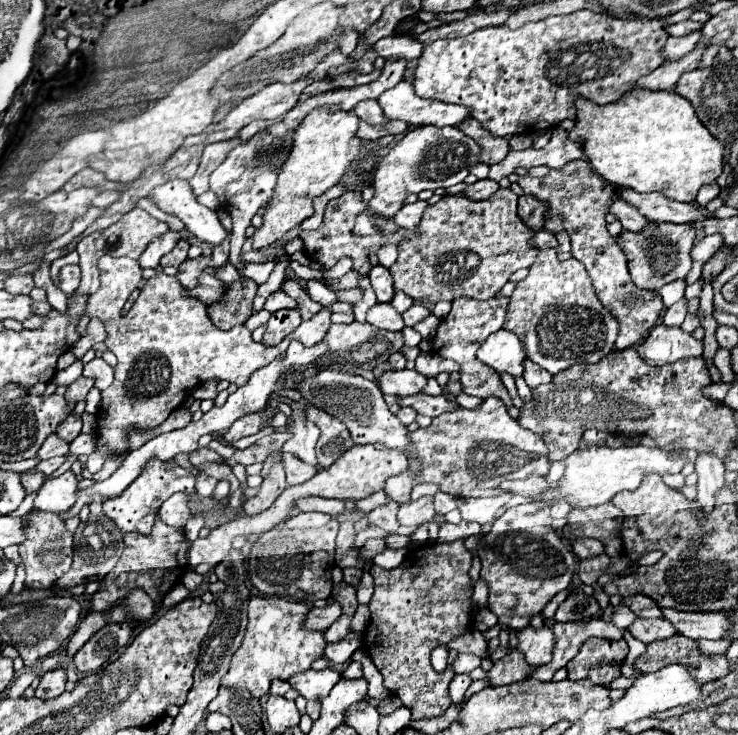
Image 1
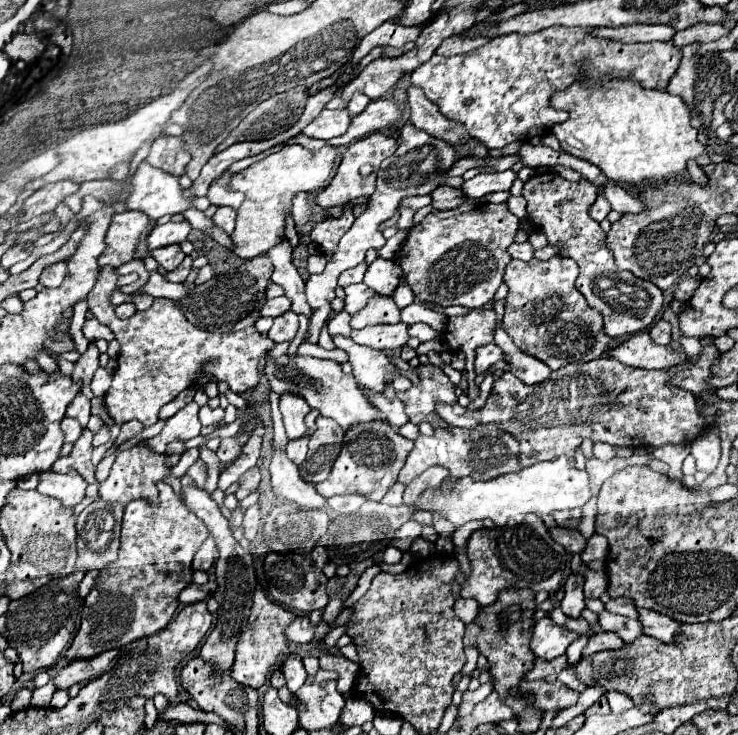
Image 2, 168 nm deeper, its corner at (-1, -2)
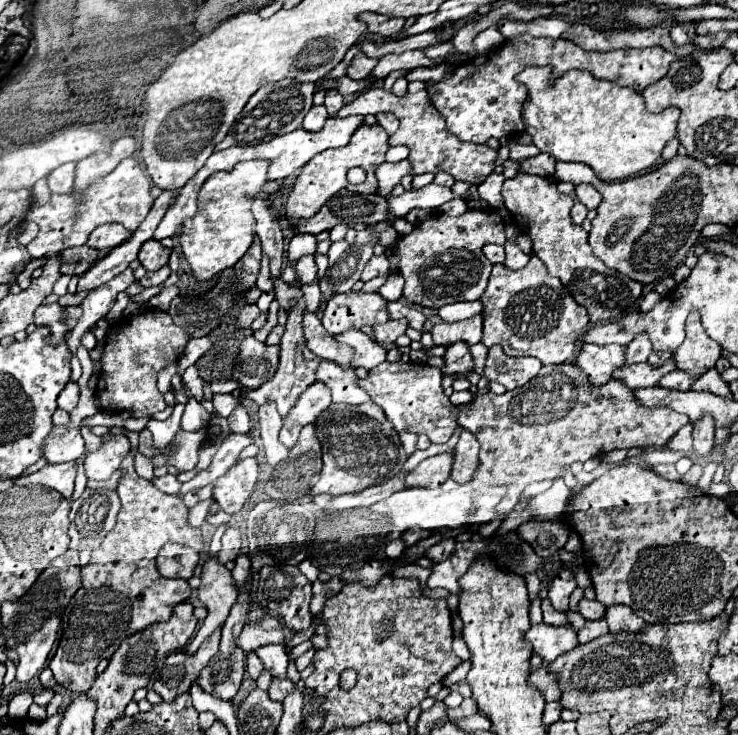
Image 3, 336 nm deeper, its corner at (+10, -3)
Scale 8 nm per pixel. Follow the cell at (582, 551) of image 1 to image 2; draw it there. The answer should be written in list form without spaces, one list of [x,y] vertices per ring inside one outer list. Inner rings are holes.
[[[551,528],[549,530],[553,540],[563,544],[567,548],[567,552],[583,552],[587,546],[585,536],[579,530],[563,530],[563,528]]]

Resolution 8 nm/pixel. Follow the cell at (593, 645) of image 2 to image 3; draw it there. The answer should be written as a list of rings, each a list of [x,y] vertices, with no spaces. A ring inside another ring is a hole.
[[[600,619],[600,621],[588,621],[588,623],[578,631],[578,641],[580,641],[580,643],[588,643],[588,641],[592,641],[592,639],[604,635],[604,633],[608,633],[608,625],[606,625],[604,619]]]

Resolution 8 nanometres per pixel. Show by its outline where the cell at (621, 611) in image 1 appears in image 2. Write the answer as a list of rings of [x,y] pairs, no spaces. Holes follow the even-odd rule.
[[[610,691],[606,693],[606,697],[607,700],[609,700],[609,706],[611,706],[611,712],[613,712],[613,714],[619,714],[619,712],[623,712],[623,710],[627,710],[627,708],[633,706],[633,700],[627,698],[627,694]]]

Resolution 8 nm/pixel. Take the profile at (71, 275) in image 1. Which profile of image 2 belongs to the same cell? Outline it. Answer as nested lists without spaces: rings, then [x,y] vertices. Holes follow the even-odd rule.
[[[57,262],[53,266],[47,266],[39,278],[39,282],[47,288],[59,288],[63,284],[67,276],[67,264],[65,262]]]

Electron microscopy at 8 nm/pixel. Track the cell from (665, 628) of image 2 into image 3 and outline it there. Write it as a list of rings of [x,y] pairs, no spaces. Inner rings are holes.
[[[610,605],[606,607],[606,615],[604,619],[608,621],[608,627],[612,633],[620,633],[620,631],[632,631],[638,633],[646,623],[640,621],[640,617],[636,617],[636,613],[626,607],[626,605]]]

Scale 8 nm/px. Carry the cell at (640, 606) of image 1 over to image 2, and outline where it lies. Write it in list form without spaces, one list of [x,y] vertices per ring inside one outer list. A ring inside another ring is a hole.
[[[613,598],[605,604],[605,610],[613,612],[613,614],[623,614],[627,618],[639,618],[639,612],[637,612],[633,598]]]

